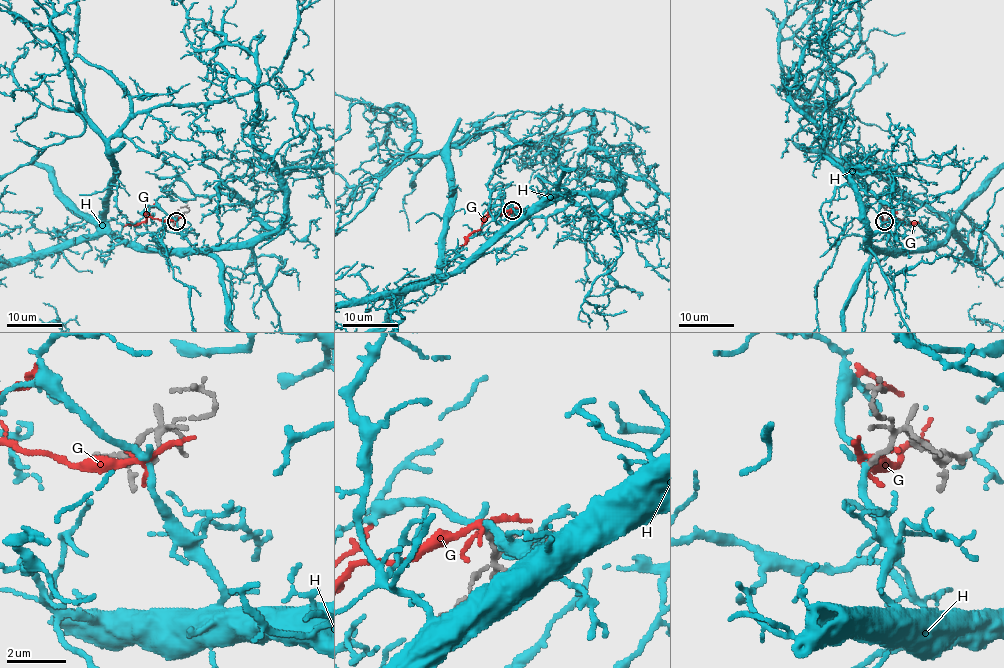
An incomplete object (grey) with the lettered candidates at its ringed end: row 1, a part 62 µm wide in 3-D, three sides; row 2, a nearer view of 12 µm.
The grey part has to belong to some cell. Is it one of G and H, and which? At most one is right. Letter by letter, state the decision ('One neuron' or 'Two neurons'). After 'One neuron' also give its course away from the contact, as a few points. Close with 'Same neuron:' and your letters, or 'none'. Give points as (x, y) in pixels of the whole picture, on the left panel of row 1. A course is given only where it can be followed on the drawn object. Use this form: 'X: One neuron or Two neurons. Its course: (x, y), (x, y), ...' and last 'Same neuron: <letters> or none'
G: Two neurons
H: One neuron
Same neuron: H

